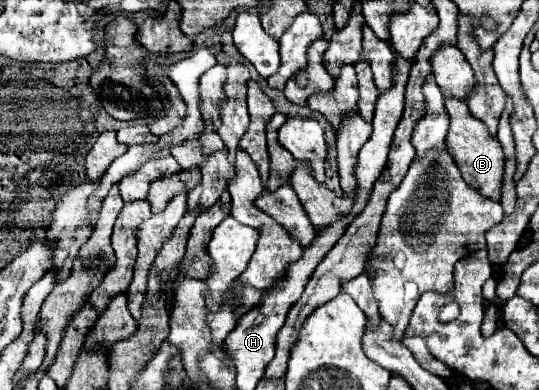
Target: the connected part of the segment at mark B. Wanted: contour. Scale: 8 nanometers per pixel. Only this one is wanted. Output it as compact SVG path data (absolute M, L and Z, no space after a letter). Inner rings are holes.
M445 95L445 109L449 113L449 133L447 133L447 151L455 159L457 167L461 169L461 175L467 185L477 189L481 195L499 201L499 189L501 189L501 177L503 177L503 151L495 137L487 133L487 127L475 119L469 113L469 107L463 99L447 97Z

